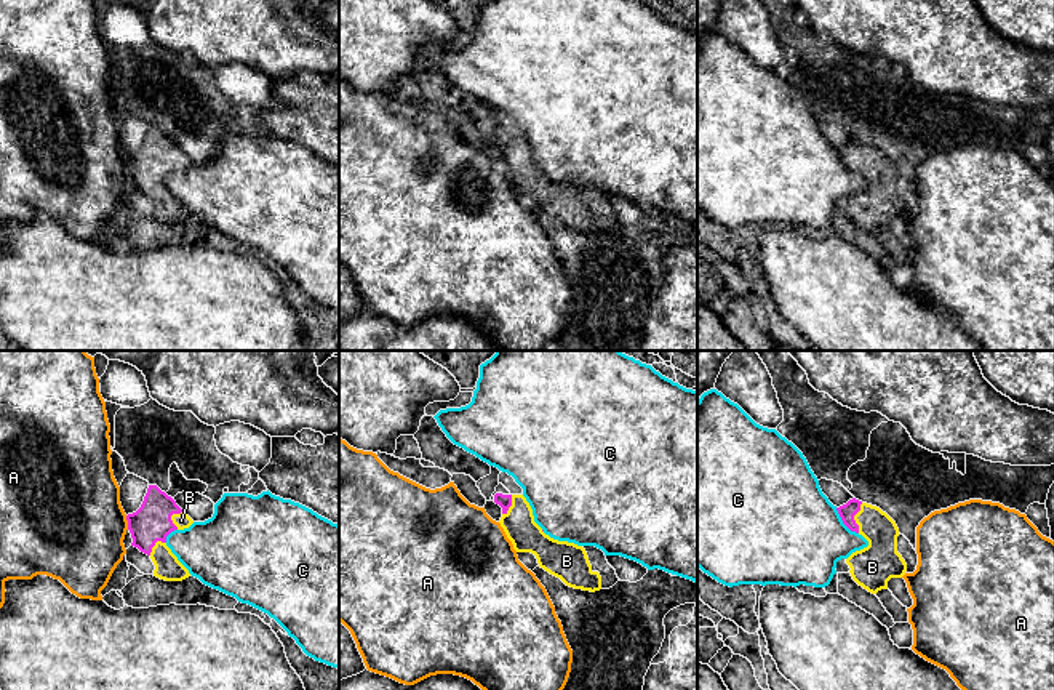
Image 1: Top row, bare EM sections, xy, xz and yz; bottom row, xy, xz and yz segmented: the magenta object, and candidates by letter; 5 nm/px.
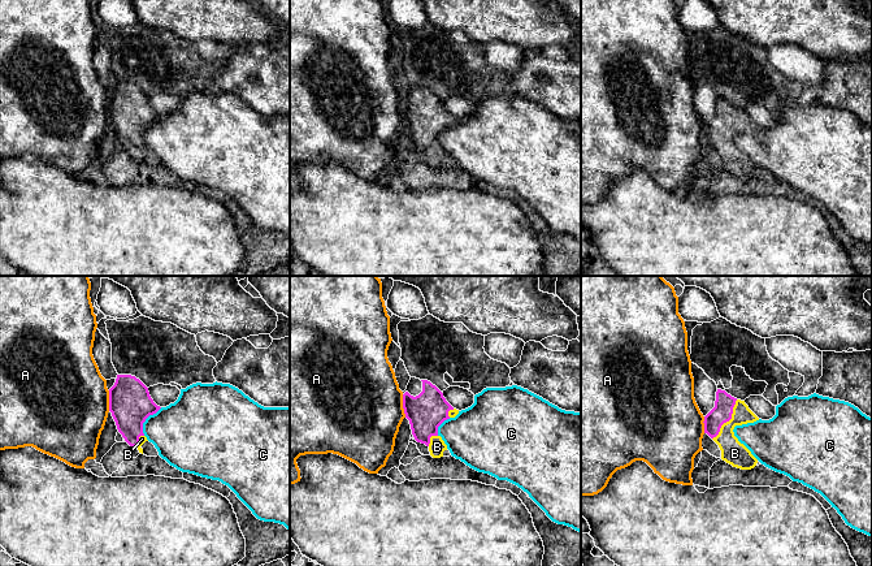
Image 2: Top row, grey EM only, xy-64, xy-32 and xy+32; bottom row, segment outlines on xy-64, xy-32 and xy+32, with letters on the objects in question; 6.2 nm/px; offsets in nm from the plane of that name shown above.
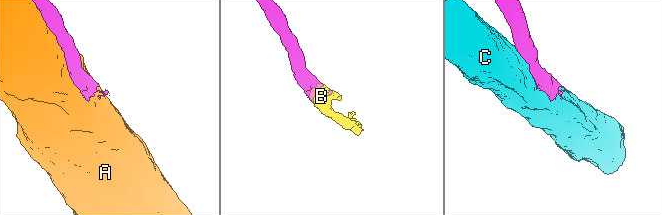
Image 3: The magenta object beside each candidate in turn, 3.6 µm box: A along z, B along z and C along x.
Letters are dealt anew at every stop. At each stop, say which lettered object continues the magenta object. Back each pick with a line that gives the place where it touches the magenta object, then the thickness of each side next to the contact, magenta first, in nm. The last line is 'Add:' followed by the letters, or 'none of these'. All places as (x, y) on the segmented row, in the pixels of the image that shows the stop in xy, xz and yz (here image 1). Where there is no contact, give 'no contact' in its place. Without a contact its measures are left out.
B: yz (853, 517) | 80/190 nm
Add: B

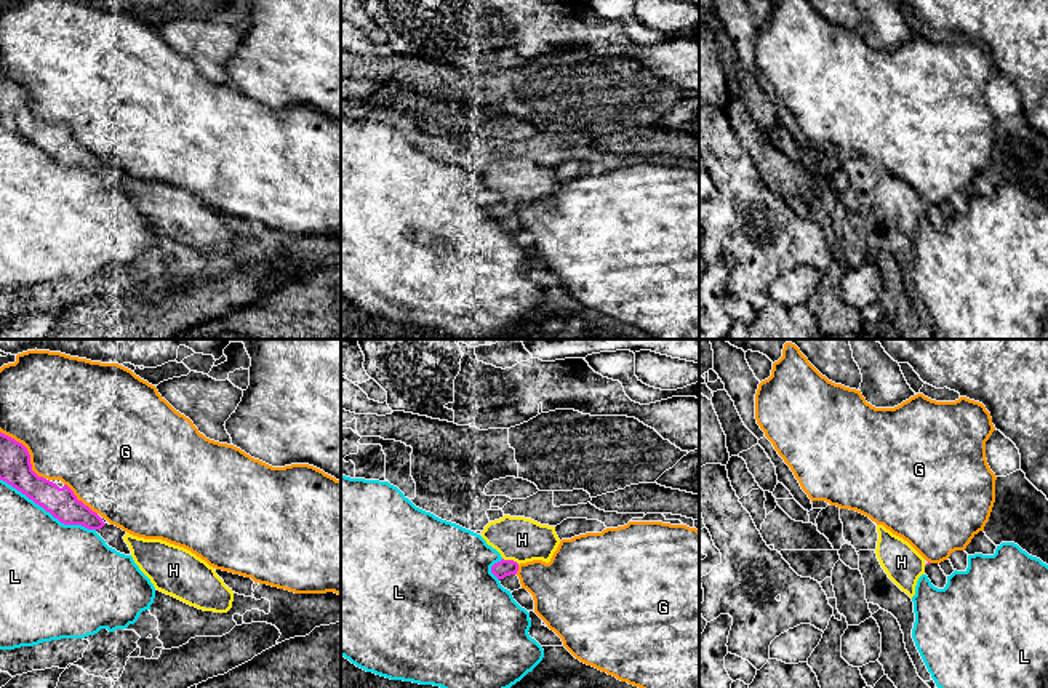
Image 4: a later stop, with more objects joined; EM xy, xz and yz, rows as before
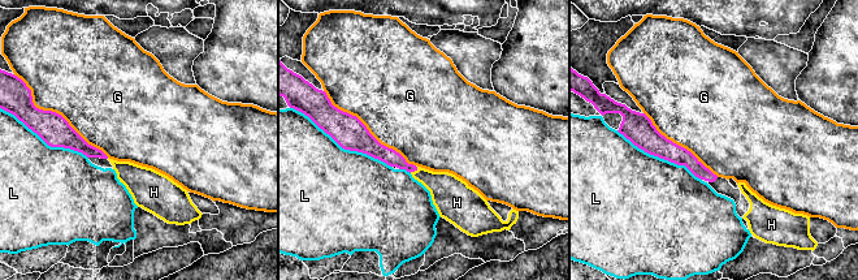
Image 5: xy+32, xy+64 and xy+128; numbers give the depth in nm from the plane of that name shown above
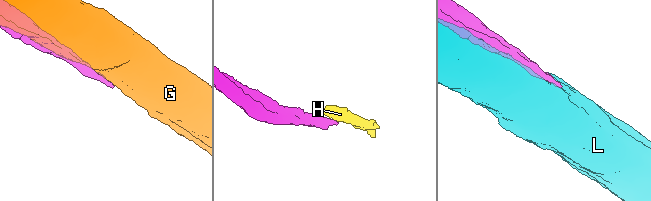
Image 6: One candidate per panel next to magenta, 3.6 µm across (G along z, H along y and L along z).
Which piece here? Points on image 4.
H: xz (511, 560) | 90/220 nm
Add: H

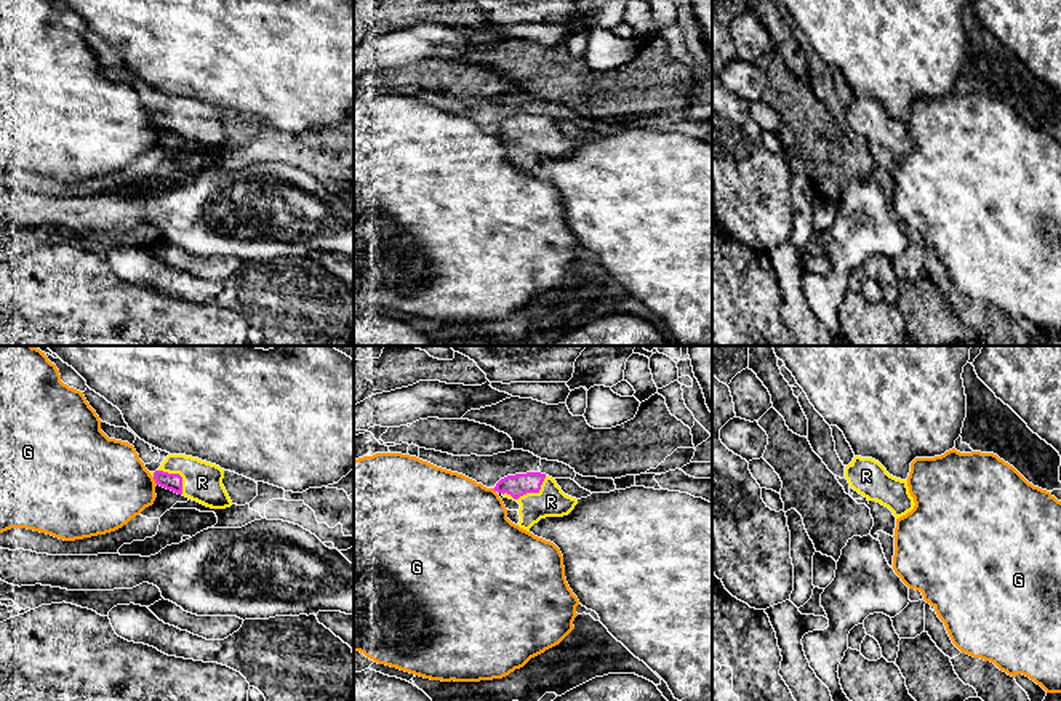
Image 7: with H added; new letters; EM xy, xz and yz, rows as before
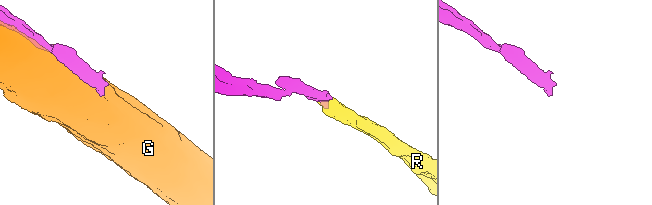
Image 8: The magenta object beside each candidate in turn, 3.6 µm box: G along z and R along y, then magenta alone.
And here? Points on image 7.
R: xz (527, 492) | 120/160 nm
Add: R

